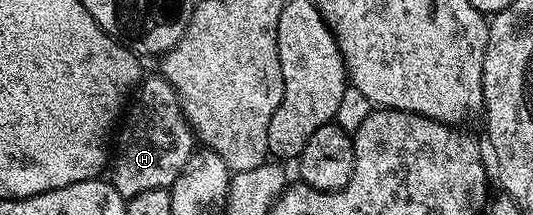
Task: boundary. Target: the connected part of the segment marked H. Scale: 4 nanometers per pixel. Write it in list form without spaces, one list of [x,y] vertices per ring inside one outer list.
[[[161,75],[149,77],[137,86],[129,102],[126,122],[124,117],[121,122],[122,130],[120,125],[116,133],[112,164],[108,169],[110,184],[127,199],[140,195],[140,191],[169,189],[180,175],[184,163],[188,163],[188,159],[196,151],[194,130],[186,122],[172,83],[168,83],[168,79]]]

